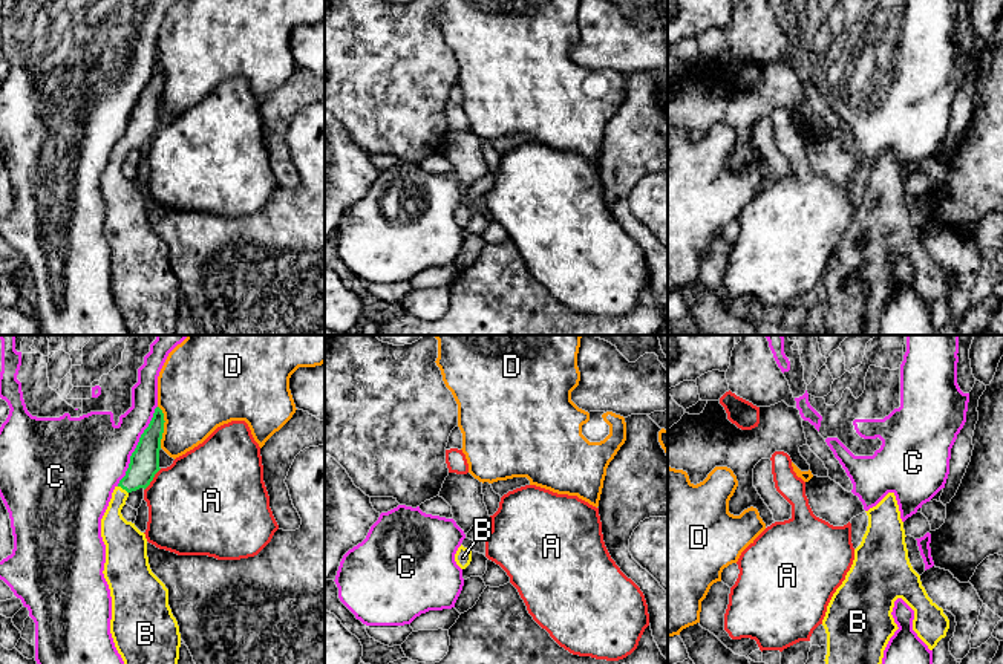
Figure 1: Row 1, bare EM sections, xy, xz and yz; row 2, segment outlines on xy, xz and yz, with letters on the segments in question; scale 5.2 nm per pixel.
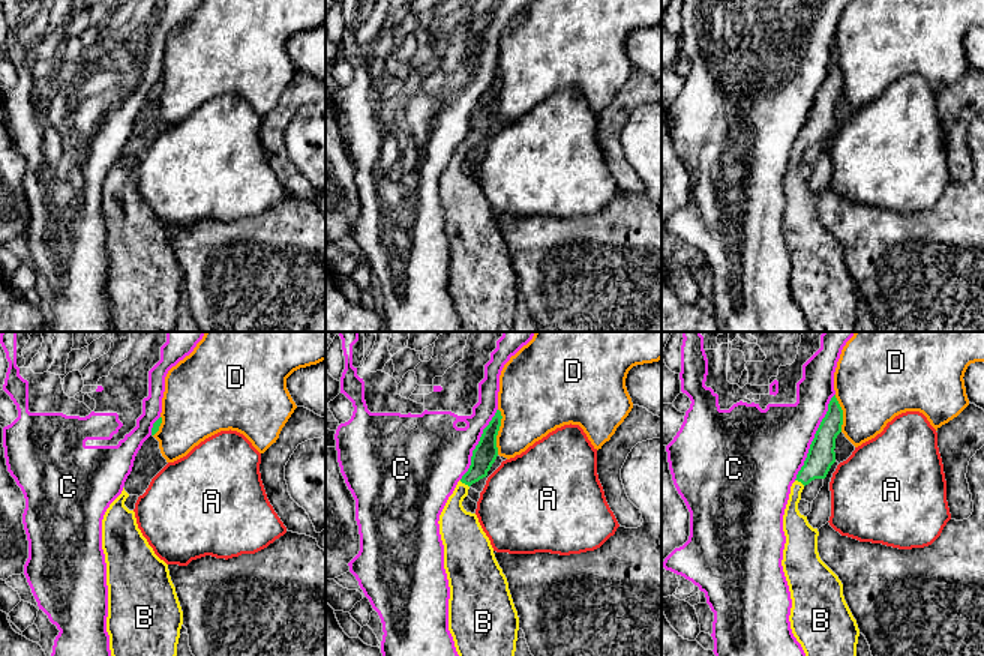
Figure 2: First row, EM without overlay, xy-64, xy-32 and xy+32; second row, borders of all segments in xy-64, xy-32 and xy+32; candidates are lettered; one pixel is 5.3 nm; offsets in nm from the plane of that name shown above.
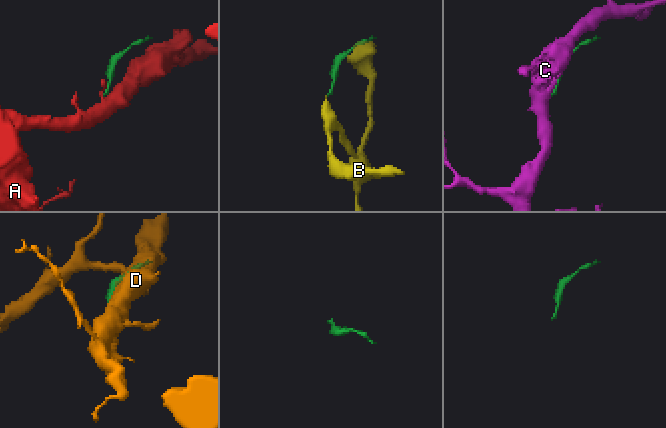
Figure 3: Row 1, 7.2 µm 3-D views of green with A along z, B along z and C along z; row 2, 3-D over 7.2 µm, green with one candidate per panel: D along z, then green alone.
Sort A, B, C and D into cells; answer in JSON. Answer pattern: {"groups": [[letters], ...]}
{"groups": [["A"], ["B"], ["C"], ["D"]]}

